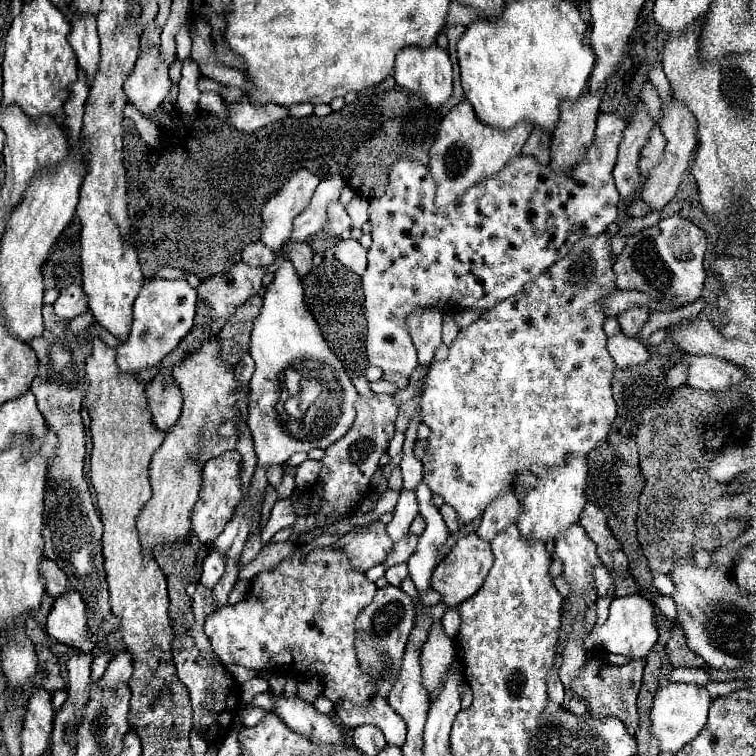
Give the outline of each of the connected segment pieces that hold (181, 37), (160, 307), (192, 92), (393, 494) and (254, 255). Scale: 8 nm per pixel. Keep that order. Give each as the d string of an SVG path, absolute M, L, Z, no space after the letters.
M183 27L183 29L177 33L175 41L177 41L177 57L179 57L179 59L187 59L187 57L191 55L191 37L189 37L187 27Z
M149 279L133 305L133 327L129 339L117 347L119 373L135 373L153 369L159 365L181 339L191 331L197 309L197 293L185 279Z
M187 59L183 63L183 73L181 73L181 81L179 81L179 97L177 97L177 105L187 113L193 113L197 109L197 101L199 101L197 79L199 77L201 77L201 73L199 73L197 63Z
M387 489L385 493L379 495L379 501L377 501L377 515L383 515L385 511L393 511L395 503L397 503L397 497L399 497L399 491L393 491L393 489Z
M251 243L241 251L241 259L243 259L243 263L247 263L251 267L271 267L275 263L277 255L261 243Z

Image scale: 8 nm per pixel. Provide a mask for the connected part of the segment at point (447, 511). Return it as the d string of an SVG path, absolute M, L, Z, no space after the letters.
M441 505L439 511L441 511L441 517L443 517L445 525L451 529L451 533L457 533L457 531L459 531L459 525L457 525L457 517L455 517L453 509L447 507L447 505Z

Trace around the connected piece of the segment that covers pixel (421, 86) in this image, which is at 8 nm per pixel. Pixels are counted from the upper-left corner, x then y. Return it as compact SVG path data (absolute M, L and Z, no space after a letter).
M433 43L429 47L401 49L395 59L395 81L399 87L423 95L431 107L435 107L435 109L441 107L453 91L453 69L451 69L449 53L445 49L441 49L437 43Z

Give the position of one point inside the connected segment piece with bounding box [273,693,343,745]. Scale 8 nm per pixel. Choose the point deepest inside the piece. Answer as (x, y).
(300, 715)

